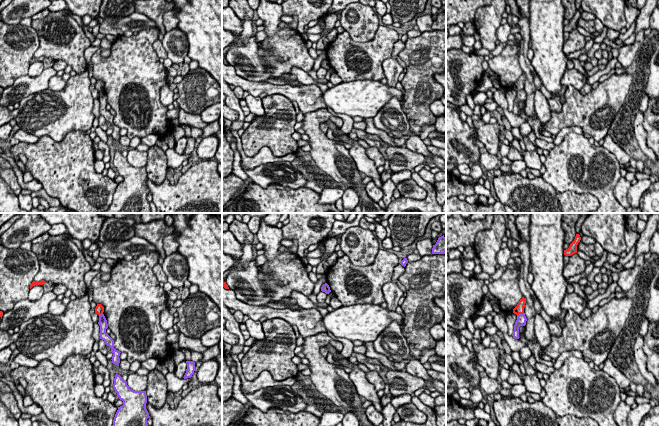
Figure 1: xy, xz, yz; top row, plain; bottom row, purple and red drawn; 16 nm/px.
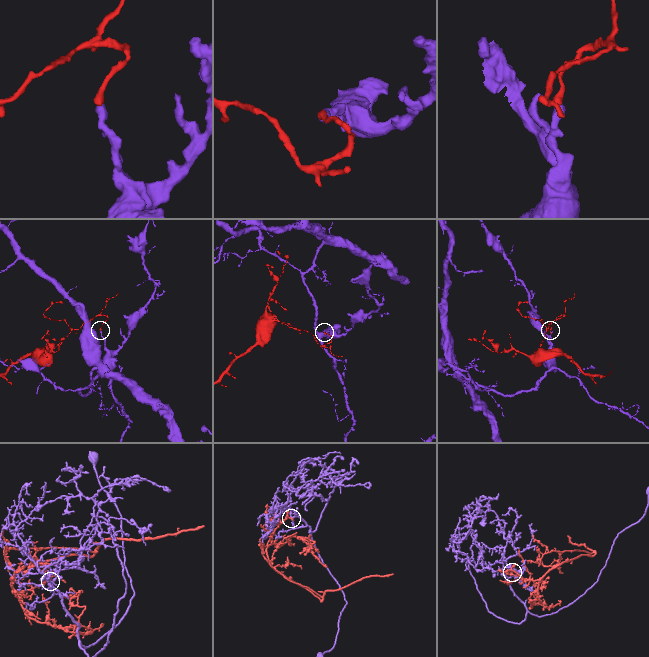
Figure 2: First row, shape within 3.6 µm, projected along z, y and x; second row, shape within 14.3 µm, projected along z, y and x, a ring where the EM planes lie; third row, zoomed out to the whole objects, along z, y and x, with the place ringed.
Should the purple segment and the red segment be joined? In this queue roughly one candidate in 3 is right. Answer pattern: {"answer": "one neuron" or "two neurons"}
{"answer": "two neurons"}

